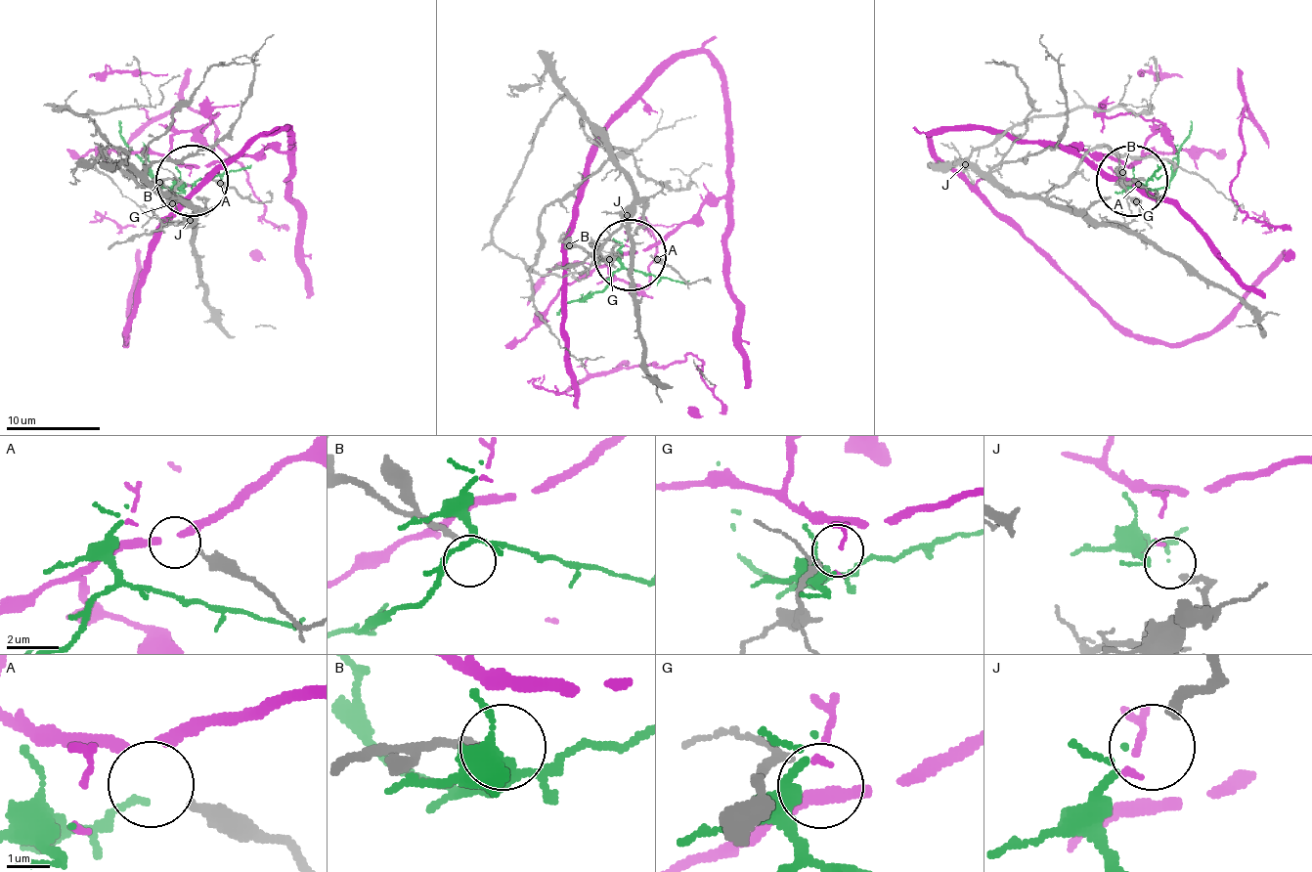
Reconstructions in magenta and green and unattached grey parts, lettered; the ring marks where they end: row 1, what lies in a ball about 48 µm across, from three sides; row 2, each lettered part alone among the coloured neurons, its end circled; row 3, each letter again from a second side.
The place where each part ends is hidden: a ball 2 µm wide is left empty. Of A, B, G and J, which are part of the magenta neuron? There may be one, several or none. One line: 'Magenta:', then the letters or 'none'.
Magenta: none

